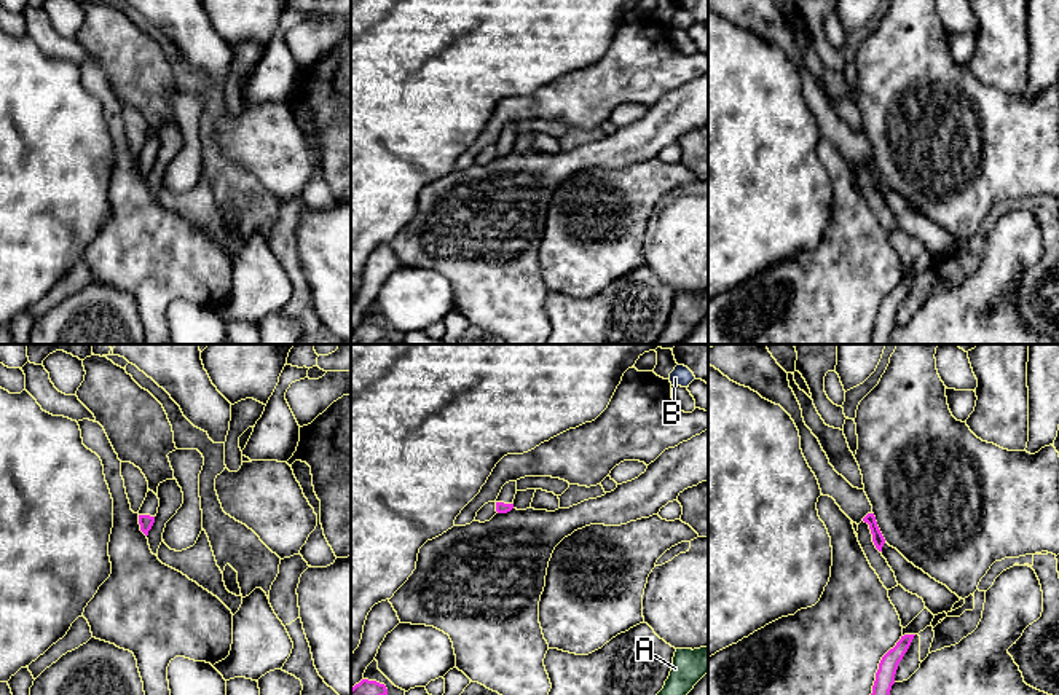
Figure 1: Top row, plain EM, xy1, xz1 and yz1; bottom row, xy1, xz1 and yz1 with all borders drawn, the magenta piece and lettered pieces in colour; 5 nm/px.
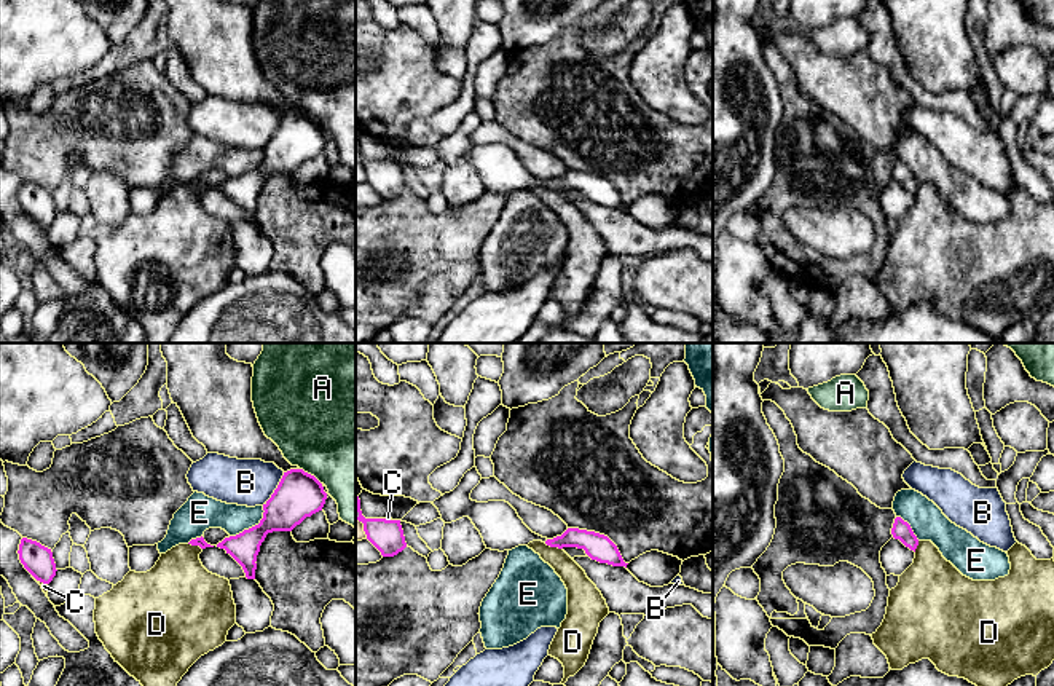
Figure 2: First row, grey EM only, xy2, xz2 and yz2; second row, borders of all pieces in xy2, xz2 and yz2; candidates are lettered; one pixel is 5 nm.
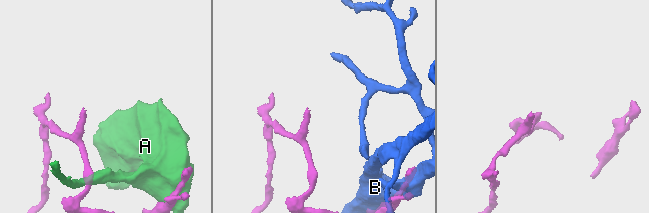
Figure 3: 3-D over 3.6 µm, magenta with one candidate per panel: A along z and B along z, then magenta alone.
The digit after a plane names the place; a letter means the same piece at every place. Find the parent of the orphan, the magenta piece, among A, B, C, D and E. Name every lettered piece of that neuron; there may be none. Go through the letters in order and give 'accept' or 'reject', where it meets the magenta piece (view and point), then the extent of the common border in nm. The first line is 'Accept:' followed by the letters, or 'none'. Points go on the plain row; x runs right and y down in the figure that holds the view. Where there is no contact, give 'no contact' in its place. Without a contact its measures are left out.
Accept: none
A: reject | xy2 (310, 117) | 140 nm
B: reject | xy2 (276, 131) | 200 nm
C: reject | xz2 (364, 171) | 120 nm
D: reject | xz2 (554, 189) | 100 nm
E: reject | xy2 (252, 169) | 240 nm

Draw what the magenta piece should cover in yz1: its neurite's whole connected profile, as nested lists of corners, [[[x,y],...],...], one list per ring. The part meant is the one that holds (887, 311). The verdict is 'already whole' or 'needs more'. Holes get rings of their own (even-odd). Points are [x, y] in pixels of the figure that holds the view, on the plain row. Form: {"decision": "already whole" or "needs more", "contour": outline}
{"decision": "already whole", "contour": [[[904,277],[880,303],[869,344],[888,344],[900,304],[907,295],[915,277]]]}

